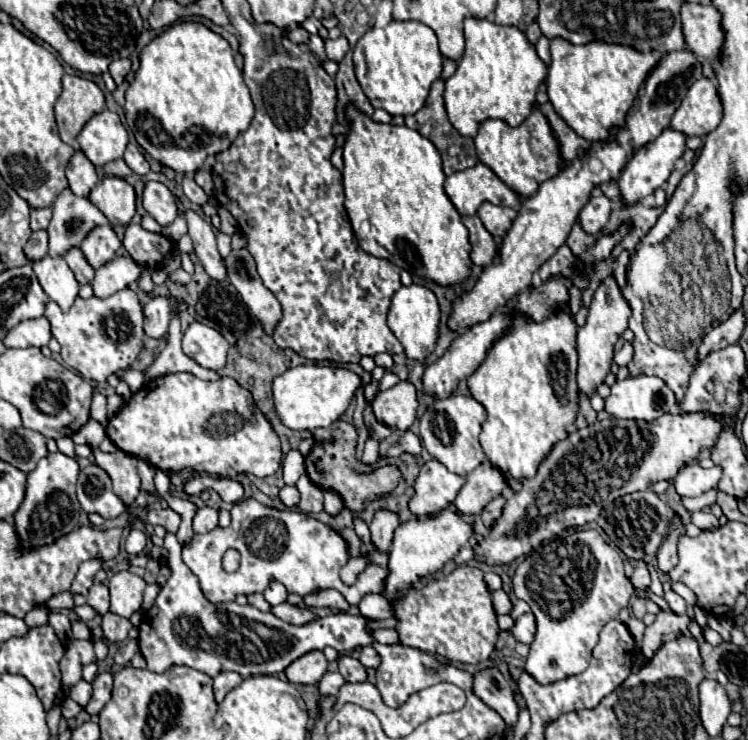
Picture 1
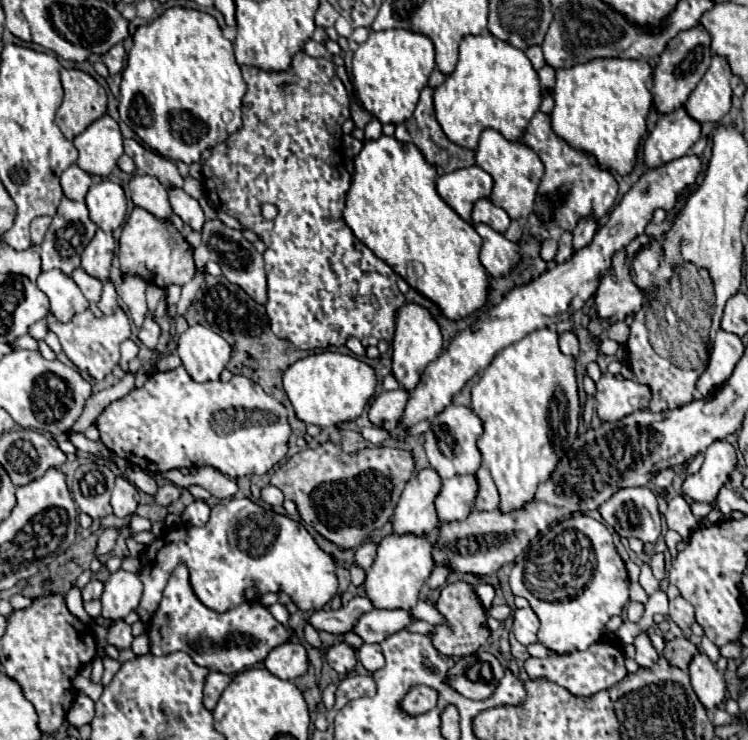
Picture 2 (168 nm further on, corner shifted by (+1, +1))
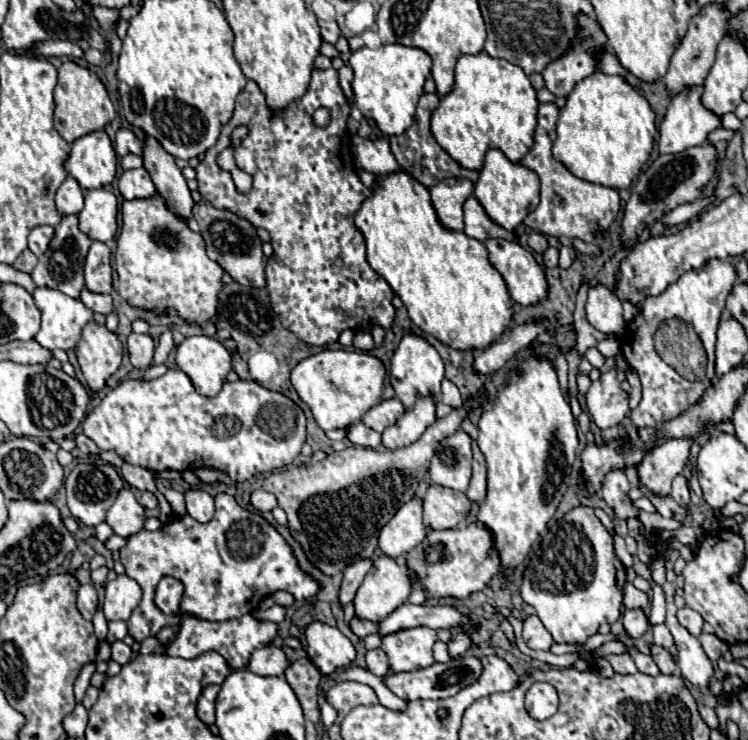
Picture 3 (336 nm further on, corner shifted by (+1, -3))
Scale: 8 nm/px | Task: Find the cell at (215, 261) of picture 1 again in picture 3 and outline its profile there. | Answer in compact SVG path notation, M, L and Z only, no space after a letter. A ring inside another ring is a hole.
M145 139L143 147L143 167L149 171L157 193L165 199L167 207L181 219L189 219L193 215L195 201L187 187L181 169L175 165L175 159L163 151L163 147L153 139Z

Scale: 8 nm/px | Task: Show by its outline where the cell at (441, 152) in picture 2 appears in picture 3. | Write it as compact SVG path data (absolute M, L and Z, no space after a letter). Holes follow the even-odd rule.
M423 95L417 103L417 113L415 113L415 125L411 125L411 129L407 129L403 135L399 137L389 137L389 143L391 143L391 151L399 163L399 167L407 173L411 173L417 181L421 181L425 187L433 187L435 183L443 181L443 179L449 179L449 177L465 177L465 179L471 179L473 183L477 181L479 173L477 171L471 171L471 169L465 169L461 167L457 161L453 161L441 147L439 143L435 141L431 129L429 129L429 119L431 119L431 113L435 111L435 107L439 105L439 95Z

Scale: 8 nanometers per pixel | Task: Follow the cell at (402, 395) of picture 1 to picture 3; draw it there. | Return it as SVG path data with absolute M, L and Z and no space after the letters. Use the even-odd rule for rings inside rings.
M393 397L393 399L381 401L379 405L371 407L361 421L363 421L367 427L375 429L377 433L383 433L383 429L387 429L389 425L393 425L403 413L405 413L403 403L401 403L397 397Z

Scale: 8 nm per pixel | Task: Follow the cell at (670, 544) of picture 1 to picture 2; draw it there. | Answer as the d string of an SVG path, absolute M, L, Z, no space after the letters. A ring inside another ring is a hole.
M677 495L669 501L665 519L667 519L667 527L675 529L681 537L689 537L697 529L697 519L693 517L689 503L685 501L683 495Z

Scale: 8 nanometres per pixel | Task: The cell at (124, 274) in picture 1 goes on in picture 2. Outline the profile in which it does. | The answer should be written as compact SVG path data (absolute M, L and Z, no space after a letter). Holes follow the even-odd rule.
M105 281L103 295L101 295L101 301L99 301L99 309L103 313L115 313L117 307L119 307L117 305L117 291L115 291L115 287L113 287L111 281Z

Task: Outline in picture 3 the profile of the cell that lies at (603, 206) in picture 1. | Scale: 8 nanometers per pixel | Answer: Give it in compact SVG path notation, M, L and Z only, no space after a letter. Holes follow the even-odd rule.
M567 243L561 247L559 253L561 253L561 257L559 257L559 267L565 267L565 269L567 269L567 267L573 263L573 259L577 257L575 247L573 247L573 245L567 245Z

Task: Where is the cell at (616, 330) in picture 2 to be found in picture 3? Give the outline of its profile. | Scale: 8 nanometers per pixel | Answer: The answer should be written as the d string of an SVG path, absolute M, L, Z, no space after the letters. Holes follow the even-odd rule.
M595 285L589 289L589 299L585 305L589 323L605 335L615 335L617 339L625 337L625 321L621 301L615 297L613 291L605 289L603 285Z

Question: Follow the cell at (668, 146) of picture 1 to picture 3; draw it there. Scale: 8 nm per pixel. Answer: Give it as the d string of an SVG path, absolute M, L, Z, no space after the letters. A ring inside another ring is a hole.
M701 87L685 89L673 97L665 119L659 127L659 153L681 153L689 147L701 145L707 133L719 127L719 117L707 113L701 105Z

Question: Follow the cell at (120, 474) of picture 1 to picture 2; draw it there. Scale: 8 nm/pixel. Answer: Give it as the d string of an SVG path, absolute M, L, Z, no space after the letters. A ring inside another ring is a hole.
M117 477L115 489L111 493L111 507L113 515L117 517L129 517L135 513L139 505L139 491L133 483L129 483L125 477Z

